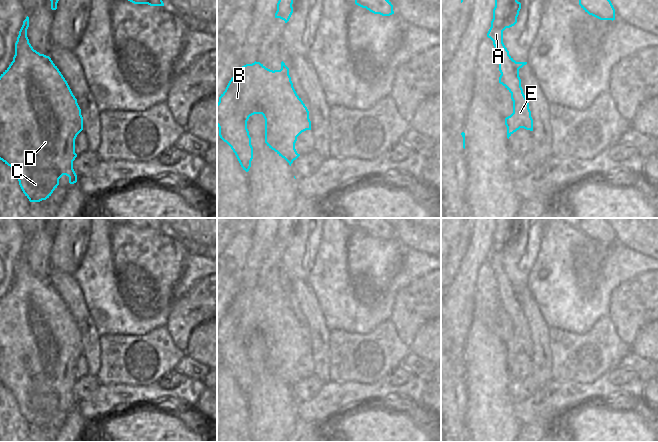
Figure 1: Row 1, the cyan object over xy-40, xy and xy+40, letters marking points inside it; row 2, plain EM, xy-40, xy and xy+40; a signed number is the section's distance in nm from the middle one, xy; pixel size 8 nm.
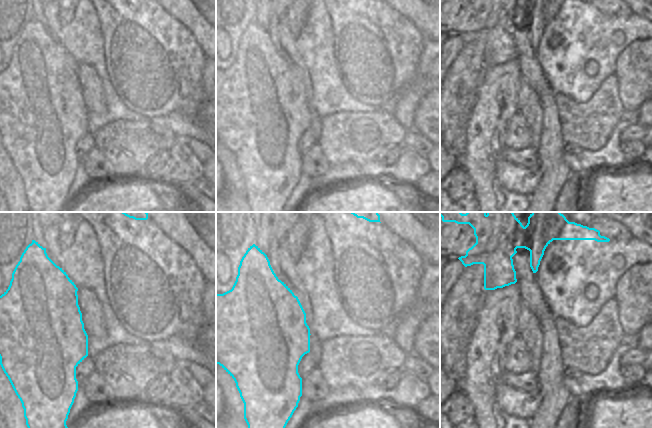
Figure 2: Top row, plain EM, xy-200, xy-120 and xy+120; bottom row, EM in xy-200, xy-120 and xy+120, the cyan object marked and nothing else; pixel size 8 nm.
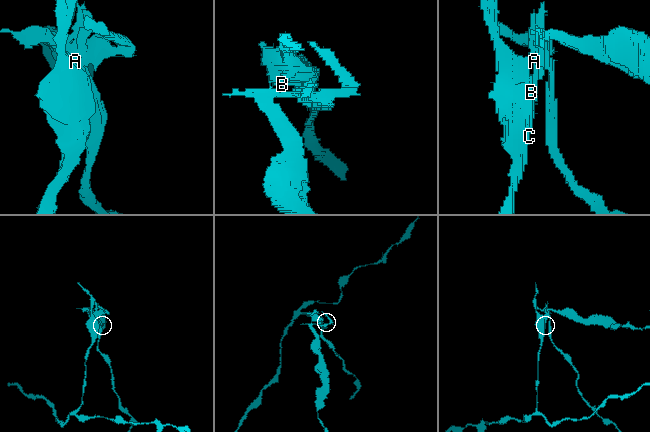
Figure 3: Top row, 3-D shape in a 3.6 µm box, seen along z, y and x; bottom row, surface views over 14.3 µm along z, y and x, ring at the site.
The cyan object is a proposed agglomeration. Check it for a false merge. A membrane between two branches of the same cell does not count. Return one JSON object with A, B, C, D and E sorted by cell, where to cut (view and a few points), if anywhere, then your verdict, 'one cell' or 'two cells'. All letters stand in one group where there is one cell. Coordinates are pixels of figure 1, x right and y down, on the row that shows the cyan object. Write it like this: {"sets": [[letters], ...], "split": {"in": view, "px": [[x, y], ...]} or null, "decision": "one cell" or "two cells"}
{"sets": [["A"], ["B", "C", "D", "E"]], "split": {"in": "xy+40", "px": [[517, 62], [512, 71], [501, 74]]}, "decision": "two cells"}

